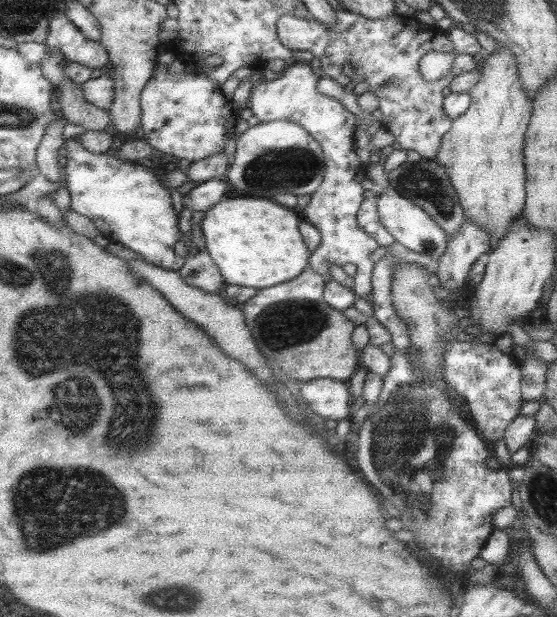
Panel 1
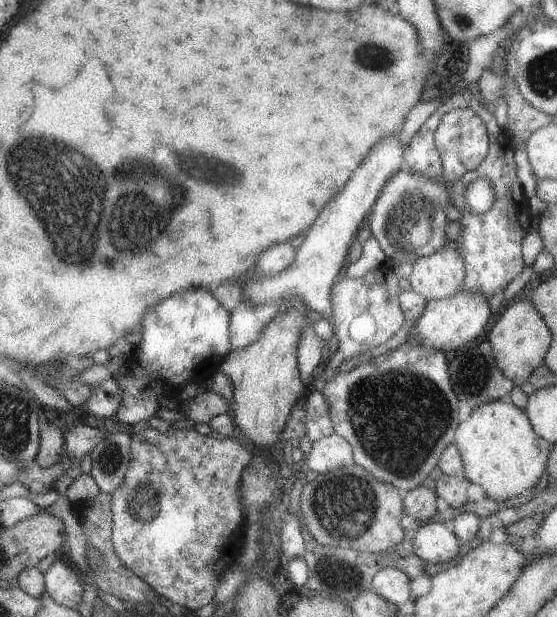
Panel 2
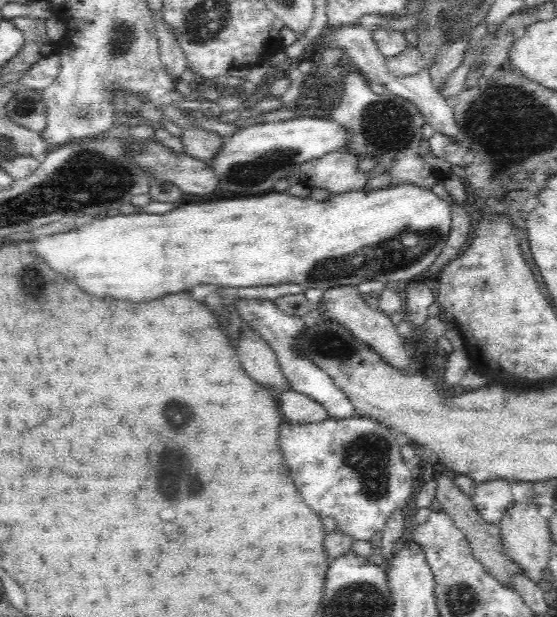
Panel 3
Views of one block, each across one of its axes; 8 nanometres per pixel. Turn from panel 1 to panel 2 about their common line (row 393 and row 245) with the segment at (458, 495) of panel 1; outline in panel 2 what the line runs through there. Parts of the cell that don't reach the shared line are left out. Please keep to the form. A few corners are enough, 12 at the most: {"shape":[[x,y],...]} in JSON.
{"shape":[[399,168],[364,220],[385,257],[449,244],[447,190]]}

